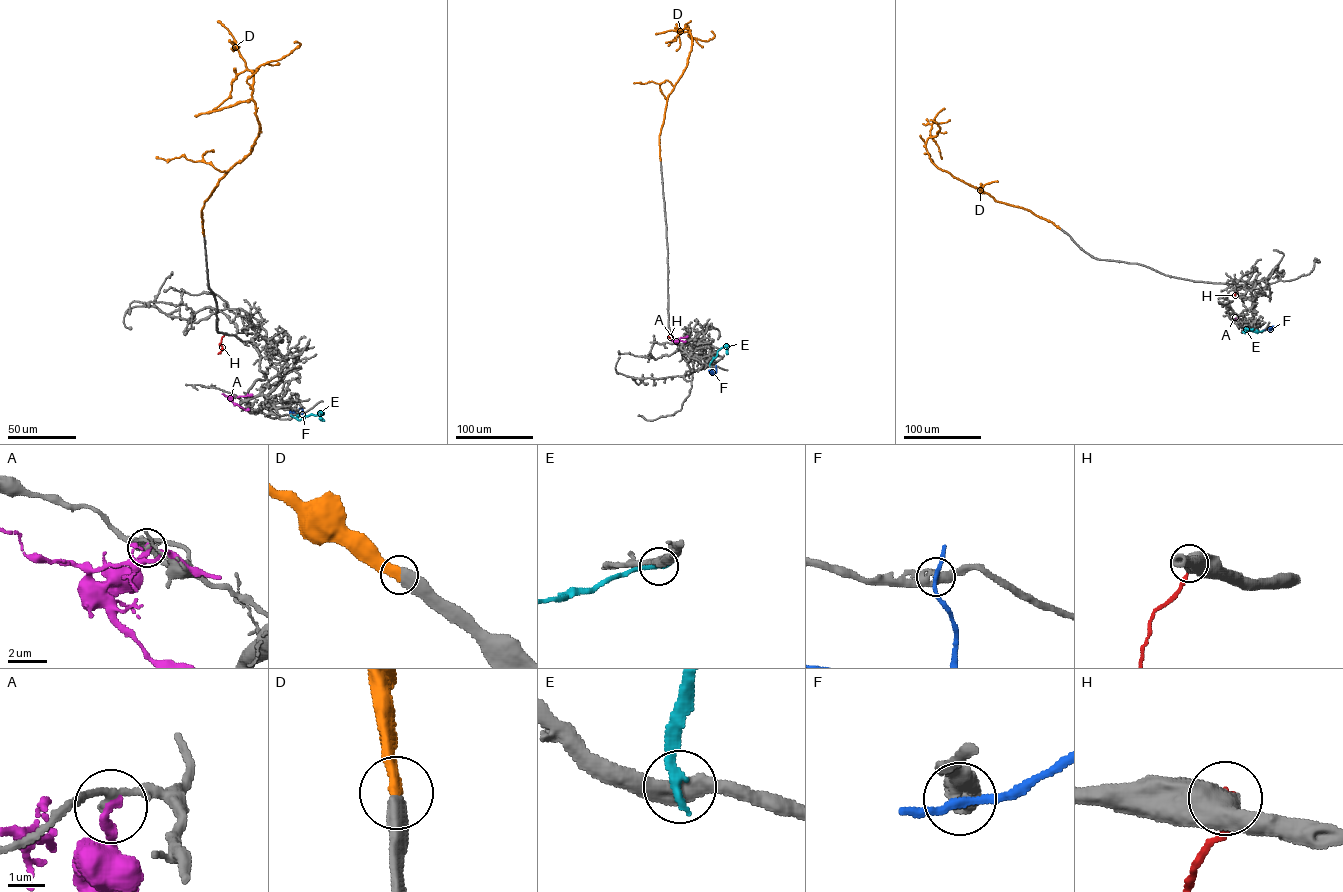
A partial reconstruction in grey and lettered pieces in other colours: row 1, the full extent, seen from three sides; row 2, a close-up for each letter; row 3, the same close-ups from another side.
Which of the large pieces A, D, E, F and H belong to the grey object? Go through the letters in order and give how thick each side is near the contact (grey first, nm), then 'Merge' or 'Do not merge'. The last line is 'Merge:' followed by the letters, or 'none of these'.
A: Thickness 140 nm (grey) against 320 nm. Do not merge
D: Thickness 600 nm (grey) against 440 nm. Merge
E: Thickness 400 nm (grey) against 280 nm. Do not merge
F: Thickness 440 nm (grey) against 200 nm. Do not merge
H: Thickness 800 nm (grey) against 240 nm. Do not merge
Merge: D

